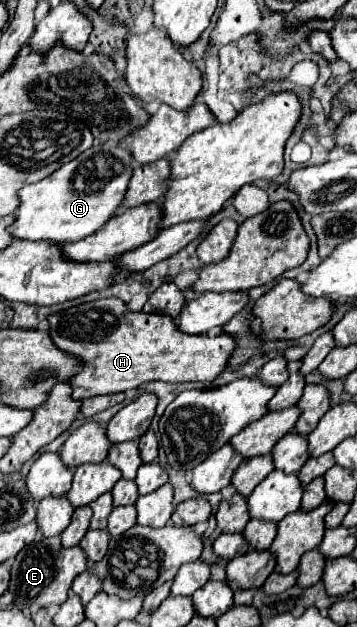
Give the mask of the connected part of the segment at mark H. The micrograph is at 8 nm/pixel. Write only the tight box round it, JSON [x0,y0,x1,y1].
[48,298,236,400]

